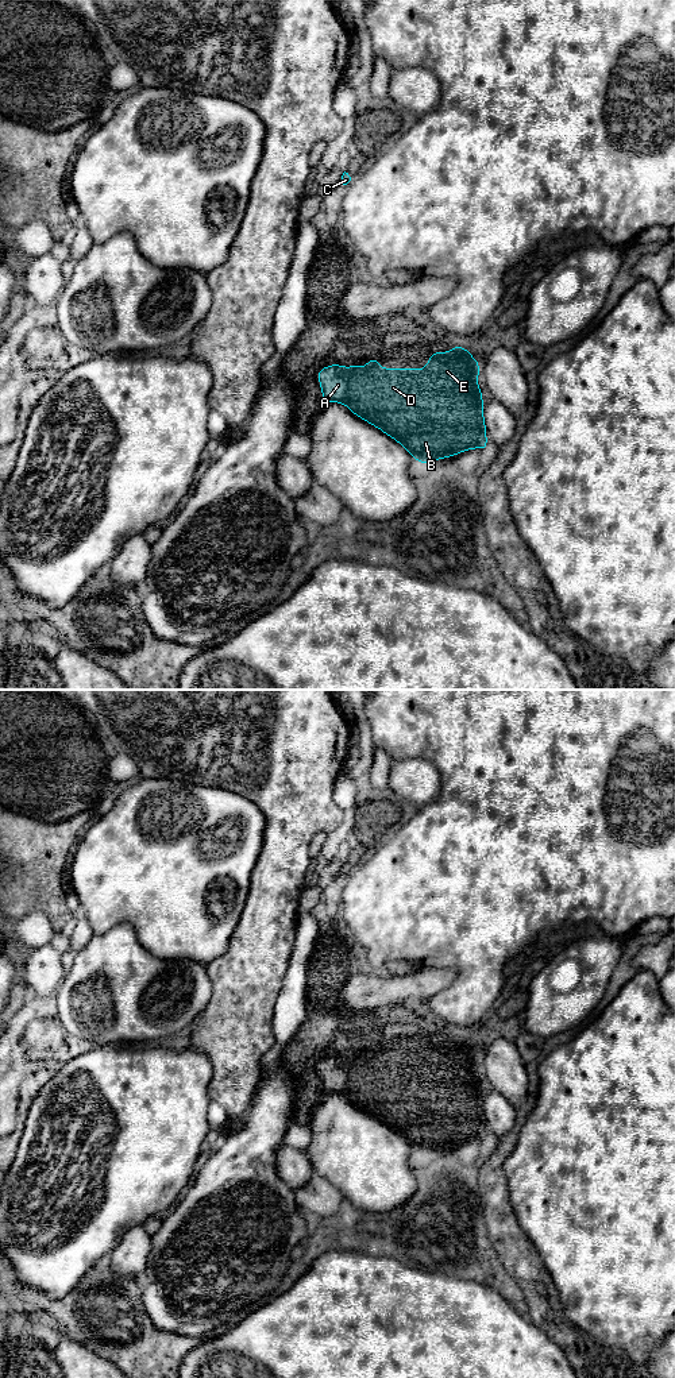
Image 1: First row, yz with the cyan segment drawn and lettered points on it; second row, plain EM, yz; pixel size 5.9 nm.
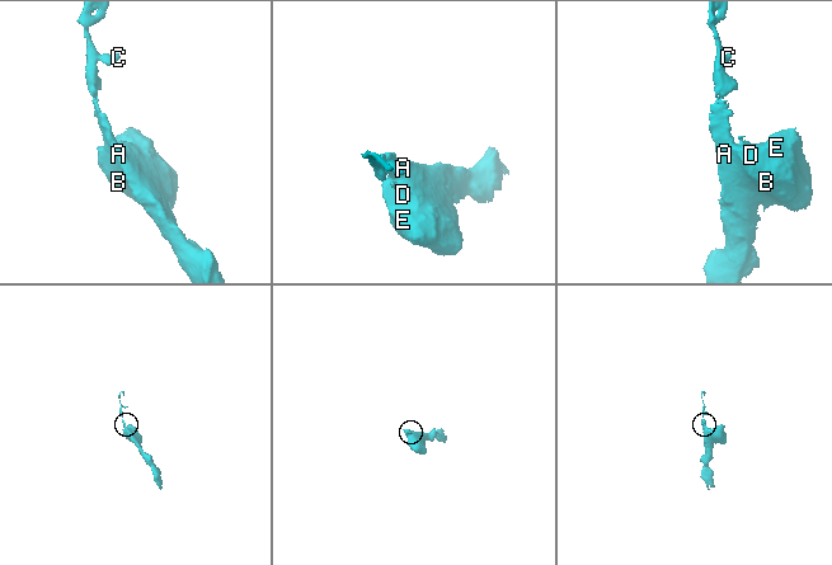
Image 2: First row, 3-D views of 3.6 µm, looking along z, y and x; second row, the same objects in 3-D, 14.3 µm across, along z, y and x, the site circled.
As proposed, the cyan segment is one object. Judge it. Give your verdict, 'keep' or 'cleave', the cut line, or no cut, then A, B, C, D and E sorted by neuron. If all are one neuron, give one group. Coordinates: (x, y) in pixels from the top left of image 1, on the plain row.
keep; no cut; A B C D E

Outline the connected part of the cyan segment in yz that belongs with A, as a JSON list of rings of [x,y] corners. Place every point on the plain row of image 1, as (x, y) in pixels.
[[[454,1037],[451,1043],[433,1043],[423,1061],[379,1059],[378,1053],[377,1047],[367,1051],[367,1058],[333,1054],[319,1061],[324,1092],[343,1093],[354,1105],[398,1132],[418,1154],[450,1149],[470,1139],[489,1139],[482,1084],[475,1072],[481,1058],[468,1041]]]

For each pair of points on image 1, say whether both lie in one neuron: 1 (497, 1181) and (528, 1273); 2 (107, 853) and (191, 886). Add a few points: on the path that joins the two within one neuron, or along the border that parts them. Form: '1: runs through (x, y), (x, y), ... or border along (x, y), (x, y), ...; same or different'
1: runs through (497, 1204), (504, 1231), (515, 1250); same
2: runs through (127, 860), (165, 860), (170, 865); same

